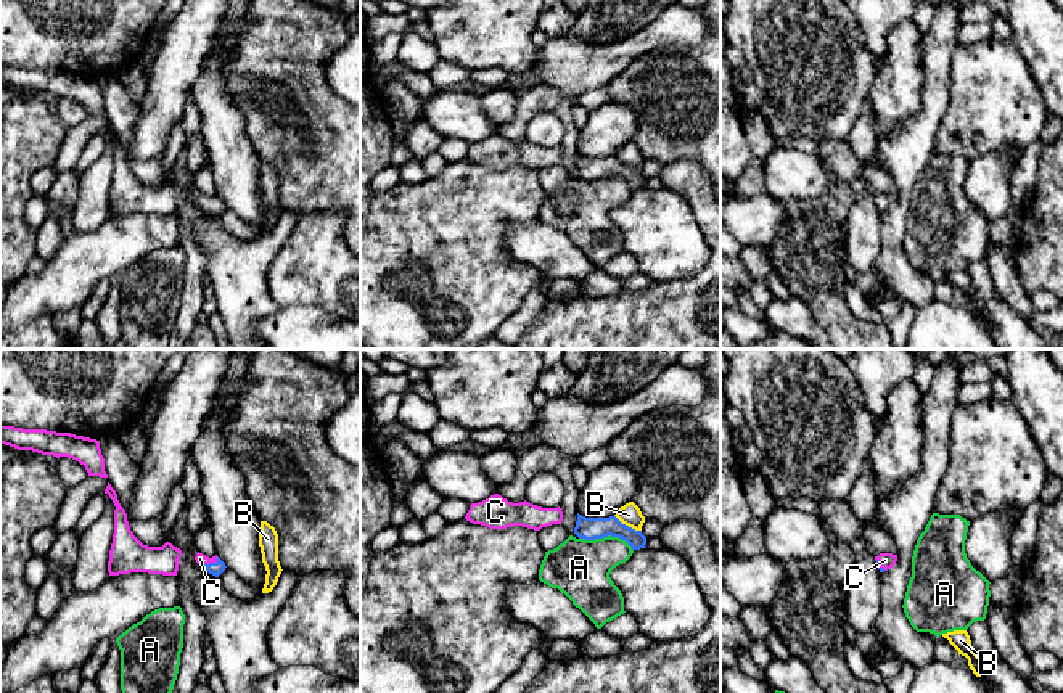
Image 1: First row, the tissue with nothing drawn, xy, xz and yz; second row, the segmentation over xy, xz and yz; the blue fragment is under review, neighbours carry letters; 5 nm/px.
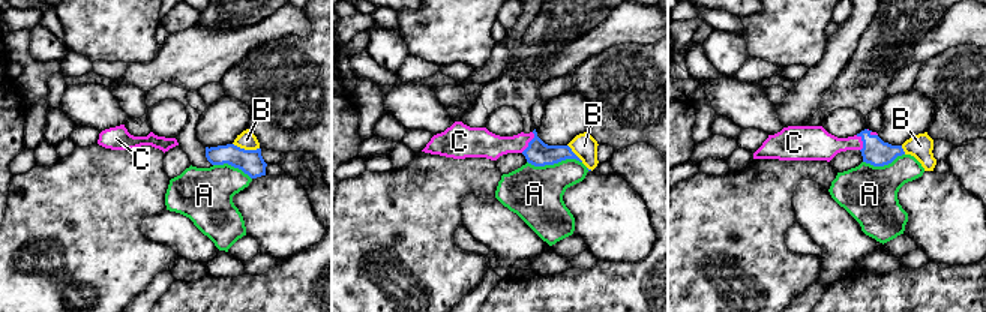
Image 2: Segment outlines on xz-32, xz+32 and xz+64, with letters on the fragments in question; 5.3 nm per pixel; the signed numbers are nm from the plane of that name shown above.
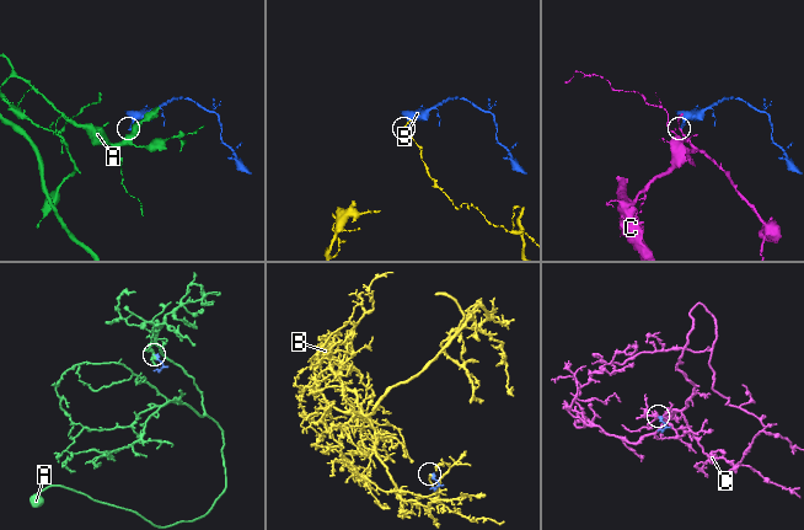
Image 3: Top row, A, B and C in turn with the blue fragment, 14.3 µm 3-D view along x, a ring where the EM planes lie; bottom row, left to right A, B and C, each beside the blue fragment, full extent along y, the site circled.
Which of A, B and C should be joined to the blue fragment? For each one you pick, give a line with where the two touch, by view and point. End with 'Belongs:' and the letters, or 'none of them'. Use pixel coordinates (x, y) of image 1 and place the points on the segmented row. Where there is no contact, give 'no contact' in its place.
C: contact xy (209, 563)
Belongs: C

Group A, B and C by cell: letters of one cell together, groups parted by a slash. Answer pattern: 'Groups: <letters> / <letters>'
Groups: A / B / C

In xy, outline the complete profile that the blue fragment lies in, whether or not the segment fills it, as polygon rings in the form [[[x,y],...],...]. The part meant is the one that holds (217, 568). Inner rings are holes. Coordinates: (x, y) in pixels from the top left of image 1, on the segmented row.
[[[198,552],[195,560],[206,572],[215,577],[219,577],[227,568],[225,563],[217,555],[209,558]]]

